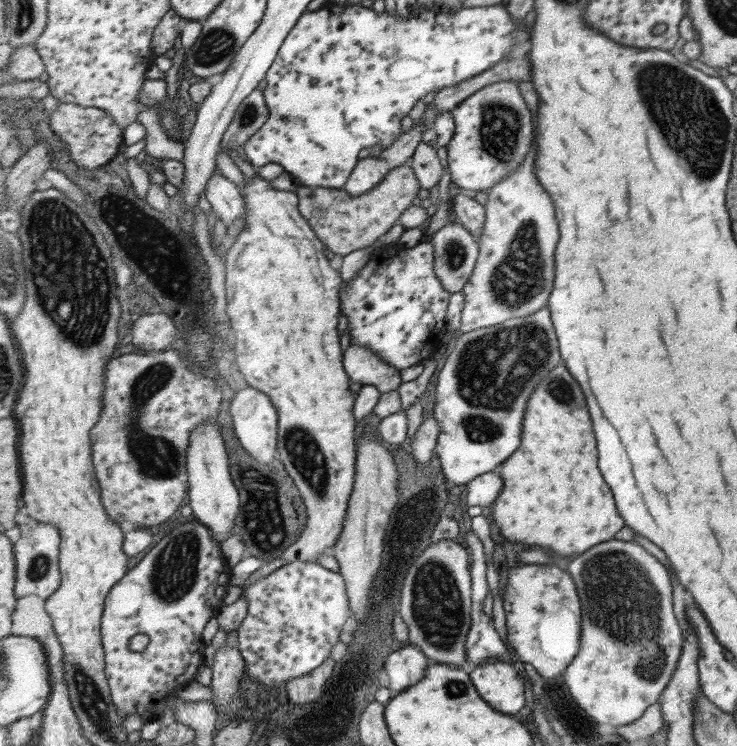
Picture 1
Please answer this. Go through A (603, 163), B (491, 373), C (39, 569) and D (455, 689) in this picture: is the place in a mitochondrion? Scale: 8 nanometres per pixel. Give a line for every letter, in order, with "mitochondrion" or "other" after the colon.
A: other
B: mitochondrion
C: mitochondrion
D: mitochondrion

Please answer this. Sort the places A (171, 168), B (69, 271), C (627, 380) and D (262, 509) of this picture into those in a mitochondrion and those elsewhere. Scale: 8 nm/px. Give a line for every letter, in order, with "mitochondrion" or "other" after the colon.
A: other
B: mitochondrion
C: other
D: mitochondrion

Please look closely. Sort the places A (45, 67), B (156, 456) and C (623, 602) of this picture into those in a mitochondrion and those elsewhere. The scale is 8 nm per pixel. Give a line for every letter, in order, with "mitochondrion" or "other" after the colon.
A: other
B: mitochondrion
C: mitochondrion

